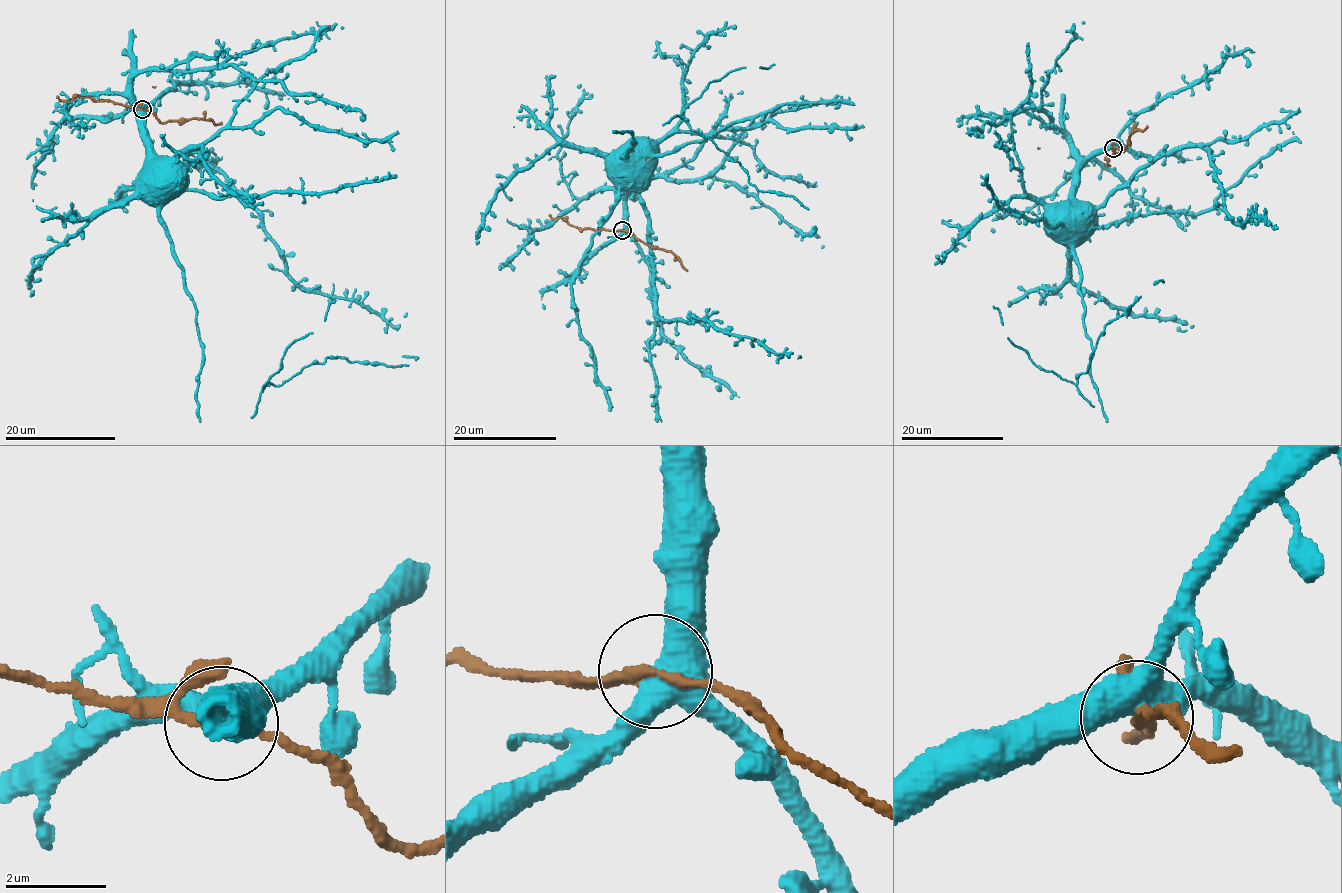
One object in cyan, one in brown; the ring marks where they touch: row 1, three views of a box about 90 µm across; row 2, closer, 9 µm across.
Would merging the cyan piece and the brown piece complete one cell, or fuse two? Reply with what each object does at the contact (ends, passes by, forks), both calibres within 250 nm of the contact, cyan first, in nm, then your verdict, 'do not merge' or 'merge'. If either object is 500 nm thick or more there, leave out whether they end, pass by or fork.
cyan forks there; brown passes by; 480 nm thick on the cyan side, 170 nm on the other; do not merge

